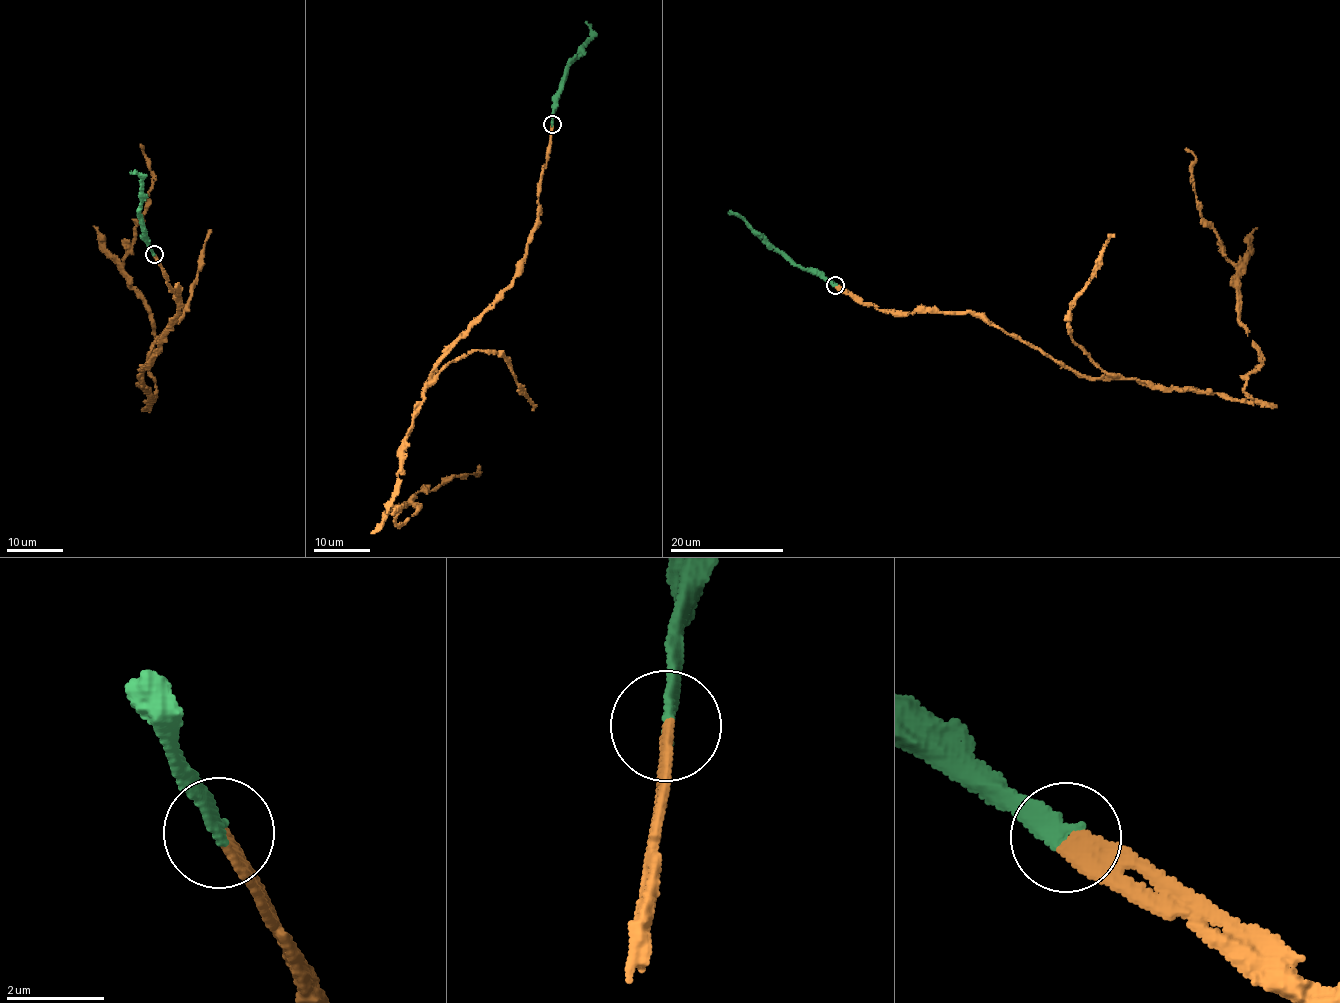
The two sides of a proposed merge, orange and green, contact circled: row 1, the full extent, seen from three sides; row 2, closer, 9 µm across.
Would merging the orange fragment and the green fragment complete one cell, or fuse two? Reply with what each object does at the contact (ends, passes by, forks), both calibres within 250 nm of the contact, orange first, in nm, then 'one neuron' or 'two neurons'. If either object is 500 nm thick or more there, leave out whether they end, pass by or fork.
orange ends there; green ends there; 340 nm thick on the orange side, 320 nm on the other; one neuron

